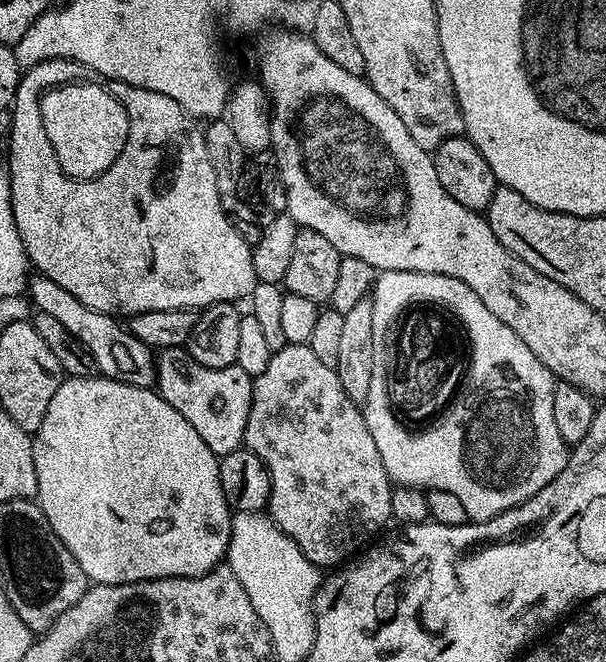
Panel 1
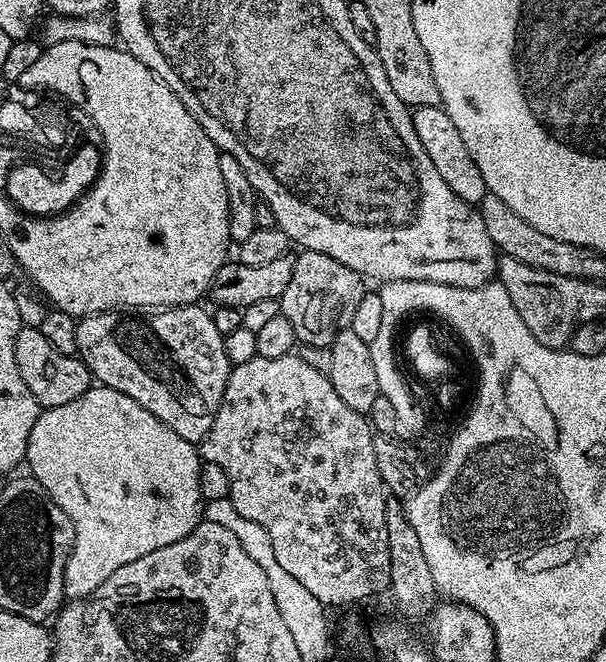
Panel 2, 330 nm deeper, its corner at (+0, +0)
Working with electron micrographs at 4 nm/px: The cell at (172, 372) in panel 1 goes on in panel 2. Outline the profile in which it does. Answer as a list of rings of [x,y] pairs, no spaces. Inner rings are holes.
[[[194,303],[182,304],[178,308],[137,312],[95,312],[79,317],[76,325],[76,351],[84,365],[92,371],[93,377],[103,387],[118,390],[126,394],[126,398],[134,398],[138,406],[150,410],[150,414],[170,426],[174,434],[195,445],[199,445],[200,441],[206,438],[214,422],[214,414],[218,414],[218,406],[222,402],[230,371],[224,349],[224,336],[218,326],[214,326],[212,312],[200,307],[204,306]]]

